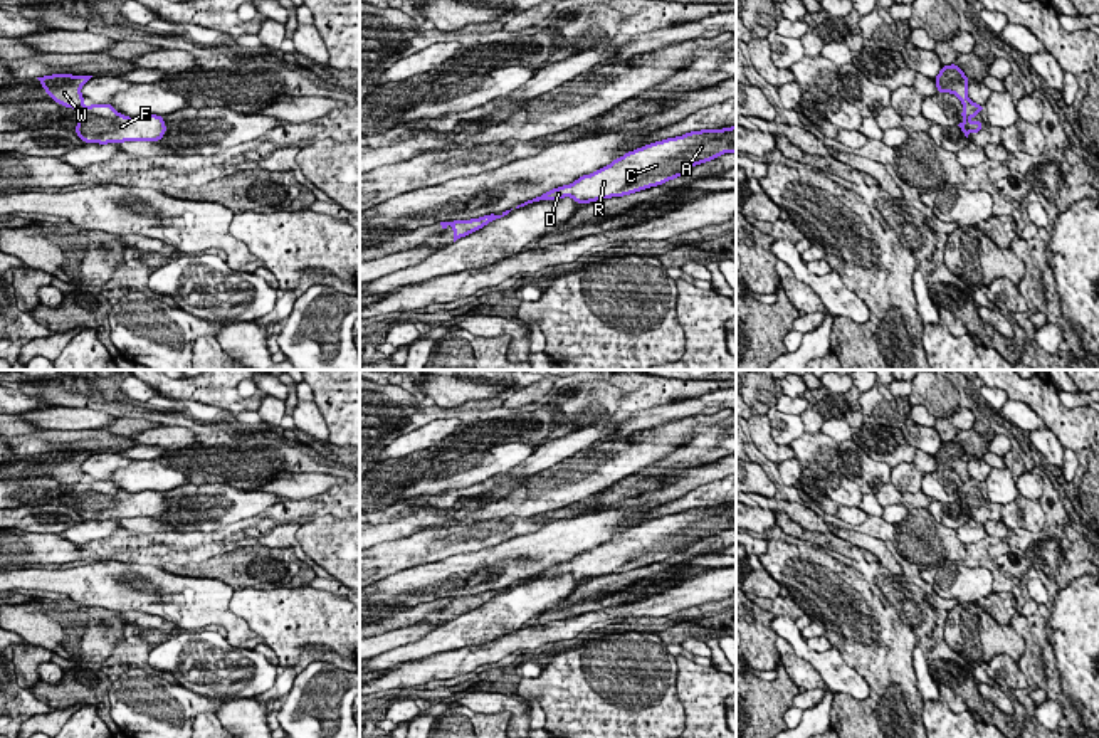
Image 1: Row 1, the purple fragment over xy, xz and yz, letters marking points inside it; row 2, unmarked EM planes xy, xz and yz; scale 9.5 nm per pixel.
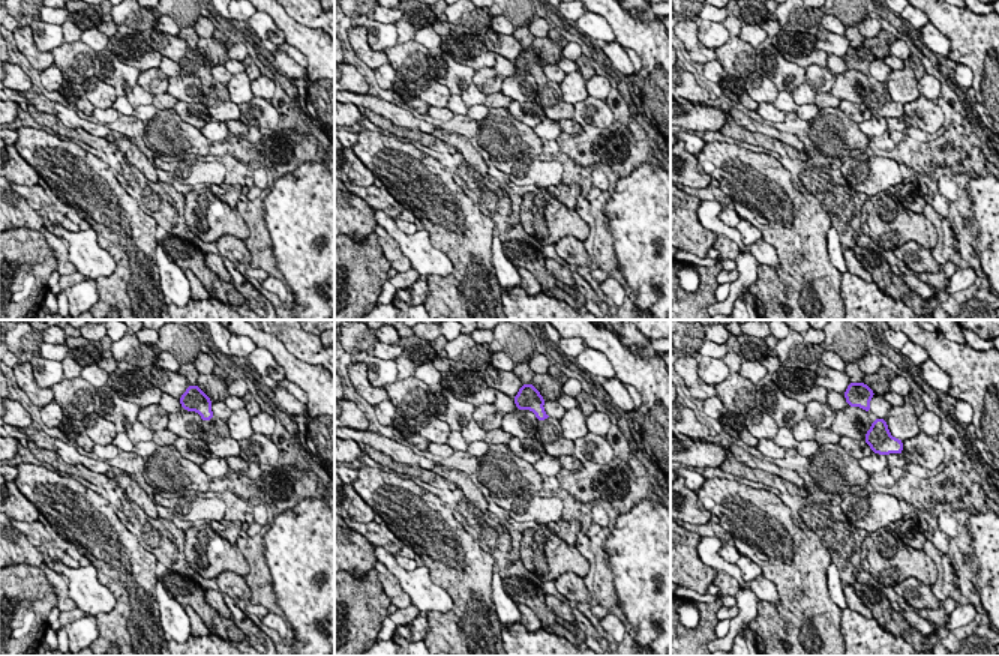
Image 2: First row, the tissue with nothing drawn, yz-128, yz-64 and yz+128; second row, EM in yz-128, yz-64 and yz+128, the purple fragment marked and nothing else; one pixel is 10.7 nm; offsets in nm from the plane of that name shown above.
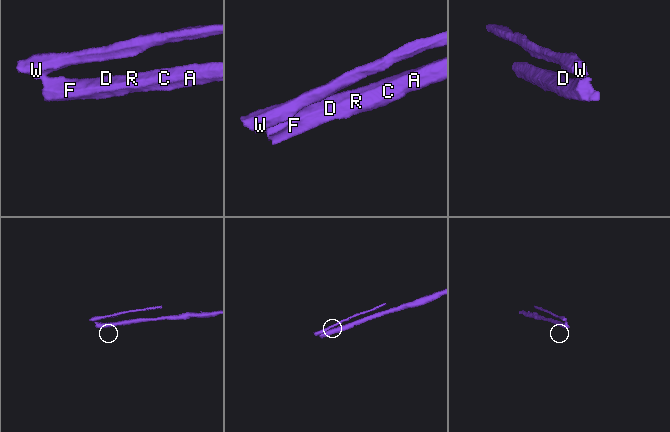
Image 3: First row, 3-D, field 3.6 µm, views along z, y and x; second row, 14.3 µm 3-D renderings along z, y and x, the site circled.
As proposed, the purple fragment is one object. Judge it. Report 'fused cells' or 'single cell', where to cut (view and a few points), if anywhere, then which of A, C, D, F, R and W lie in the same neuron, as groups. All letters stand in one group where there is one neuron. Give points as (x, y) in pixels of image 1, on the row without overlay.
fused cells | yz (972, 478), (963, 483) | A C D F R / W

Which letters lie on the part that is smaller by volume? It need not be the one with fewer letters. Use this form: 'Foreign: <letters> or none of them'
Foreign: W

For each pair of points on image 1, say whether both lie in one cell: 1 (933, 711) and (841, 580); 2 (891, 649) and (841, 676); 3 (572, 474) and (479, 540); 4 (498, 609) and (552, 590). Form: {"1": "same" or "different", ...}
{"1": "different", "2": "different", "3": "different", "4": "same"}

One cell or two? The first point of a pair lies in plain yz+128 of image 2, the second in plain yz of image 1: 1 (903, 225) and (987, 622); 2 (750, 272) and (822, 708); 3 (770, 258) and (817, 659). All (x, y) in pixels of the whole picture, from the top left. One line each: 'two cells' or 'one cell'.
1: one cell
2: one cell
3: one cell

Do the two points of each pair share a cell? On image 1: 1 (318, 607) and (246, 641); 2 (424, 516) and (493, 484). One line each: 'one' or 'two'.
1: two
2: one

